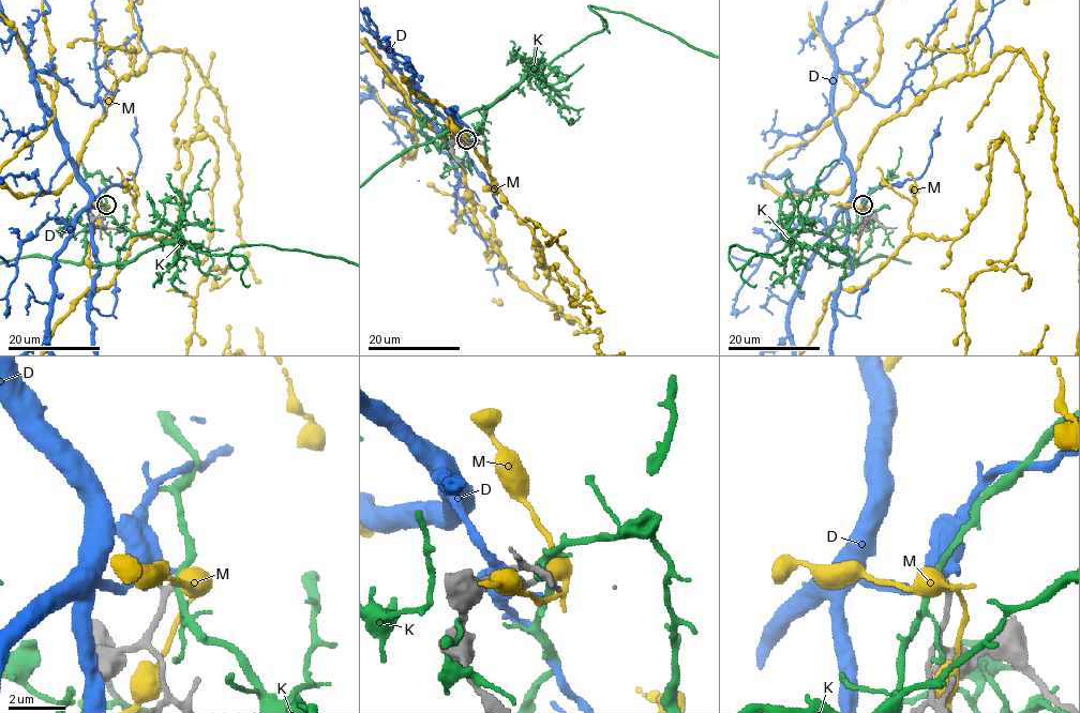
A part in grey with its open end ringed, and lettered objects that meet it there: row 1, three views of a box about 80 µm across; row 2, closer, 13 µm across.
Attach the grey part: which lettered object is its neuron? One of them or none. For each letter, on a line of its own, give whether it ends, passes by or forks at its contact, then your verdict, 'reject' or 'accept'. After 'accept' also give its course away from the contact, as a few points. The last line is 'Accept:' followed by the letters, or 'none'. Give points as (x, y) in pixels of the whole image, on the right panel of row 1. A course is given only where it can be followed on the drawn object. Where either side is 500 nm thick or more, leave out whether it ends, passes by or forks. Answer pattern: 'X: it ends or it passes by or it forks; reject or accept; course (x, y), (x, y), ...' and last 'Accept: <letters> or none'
D: reject
K: it passes by; reject
M: it passes by; reject
Accept: none

